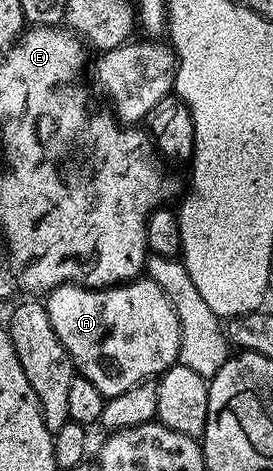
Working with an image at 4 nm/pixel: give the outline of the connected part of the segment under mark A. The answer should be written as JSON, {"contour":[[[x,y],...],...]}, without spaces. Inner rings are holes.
{"contour":[[[136,278],[114,286],[82,288],[79,284],[82,283],[68,282],[54,289],[45,300],[47,312],[64,350],[77,365],[78,371],[86,376],[104,378],[110,397],[129,390],[143,380],[158,377],[178,361],[182,326],[173,304],[157,282],[148,278]]]}

